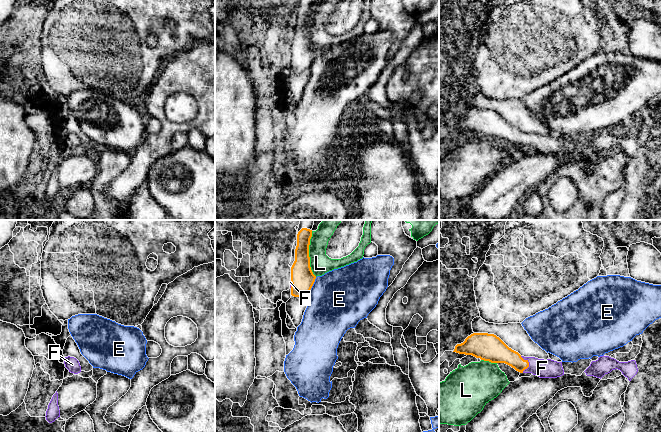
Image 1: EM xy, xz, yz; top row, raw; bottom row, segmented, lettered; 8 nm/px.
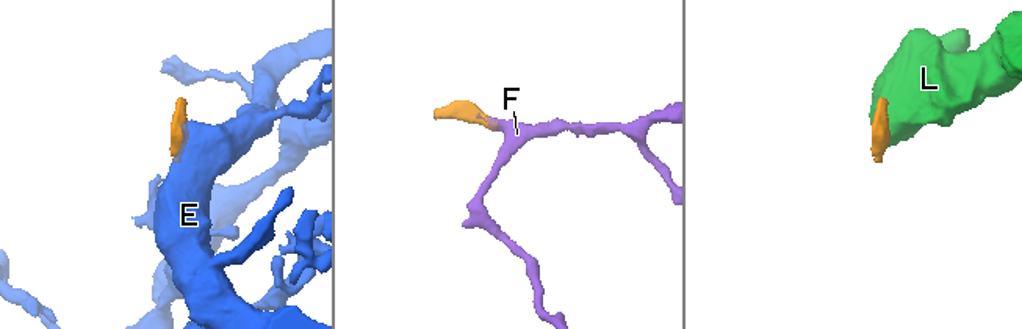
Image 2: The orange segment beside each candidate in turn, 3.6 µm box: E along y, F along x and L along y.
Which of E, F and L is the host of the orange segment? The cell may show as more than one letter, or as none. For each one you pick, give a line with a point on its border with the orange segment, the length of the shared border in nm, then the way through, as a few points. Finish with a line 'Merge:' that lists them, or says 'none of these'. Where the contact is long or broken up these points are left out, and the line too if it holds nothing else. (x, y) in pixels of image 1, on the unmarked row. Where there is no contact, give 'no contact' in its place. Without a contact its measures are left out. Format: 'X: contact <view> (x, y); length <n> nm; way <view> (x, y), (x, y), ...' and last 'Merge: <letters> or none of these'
F: contact yz (528, 139); length 140 nm; way yz (499, 128), (519, 139), (528, 139), (542, 144)
Merge: F

